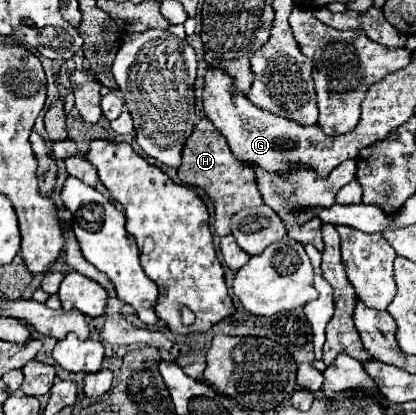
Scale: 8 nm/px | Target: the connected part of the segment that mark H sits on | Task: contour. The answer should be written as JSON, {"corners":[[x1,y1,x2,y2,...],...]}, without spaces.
{"corners":[[203,118,195,126,193,134,187,138,187,142,183,146,181,156,183,156,183,162,181,162,181,168,177,168,177,174,179,174,181,182,185,182,189,186,199,186,213,200,213,204,215,204,215,232,219,236,231,234,229,220,235,212,263,204,261,192,255,182,255,170,237,162,237,158,233,158,223,134,207,118]]}

